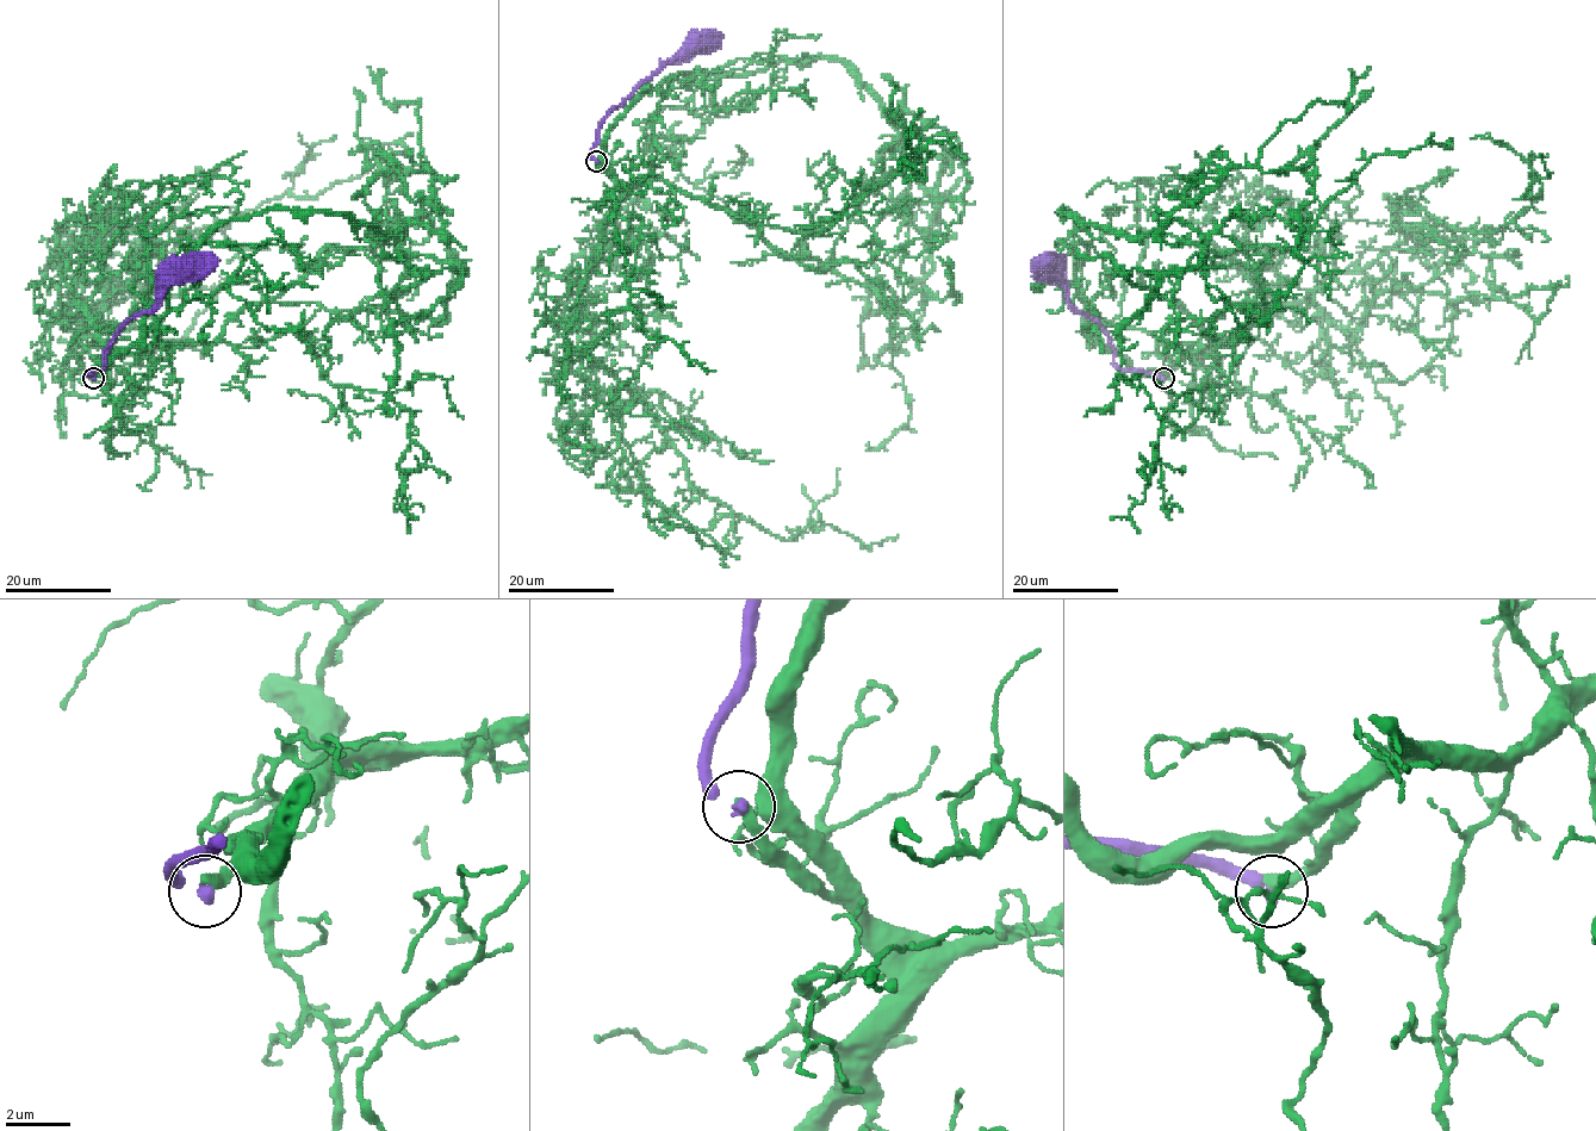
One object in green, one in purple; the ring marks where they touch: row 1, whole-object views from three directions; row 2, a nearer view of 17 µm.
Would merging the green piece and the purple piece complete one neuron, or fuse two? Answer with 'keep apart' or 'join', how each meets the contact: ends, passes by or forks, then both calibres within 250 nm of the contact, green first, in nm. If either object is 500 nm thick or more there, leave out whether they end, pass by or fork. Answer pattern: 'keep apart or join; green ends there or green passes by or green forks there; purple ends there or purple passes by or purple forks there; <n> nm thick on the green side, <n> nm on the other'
keep apart; green ends there; purple ends there; 420 nm thick on the green side, 260 nm on the other

